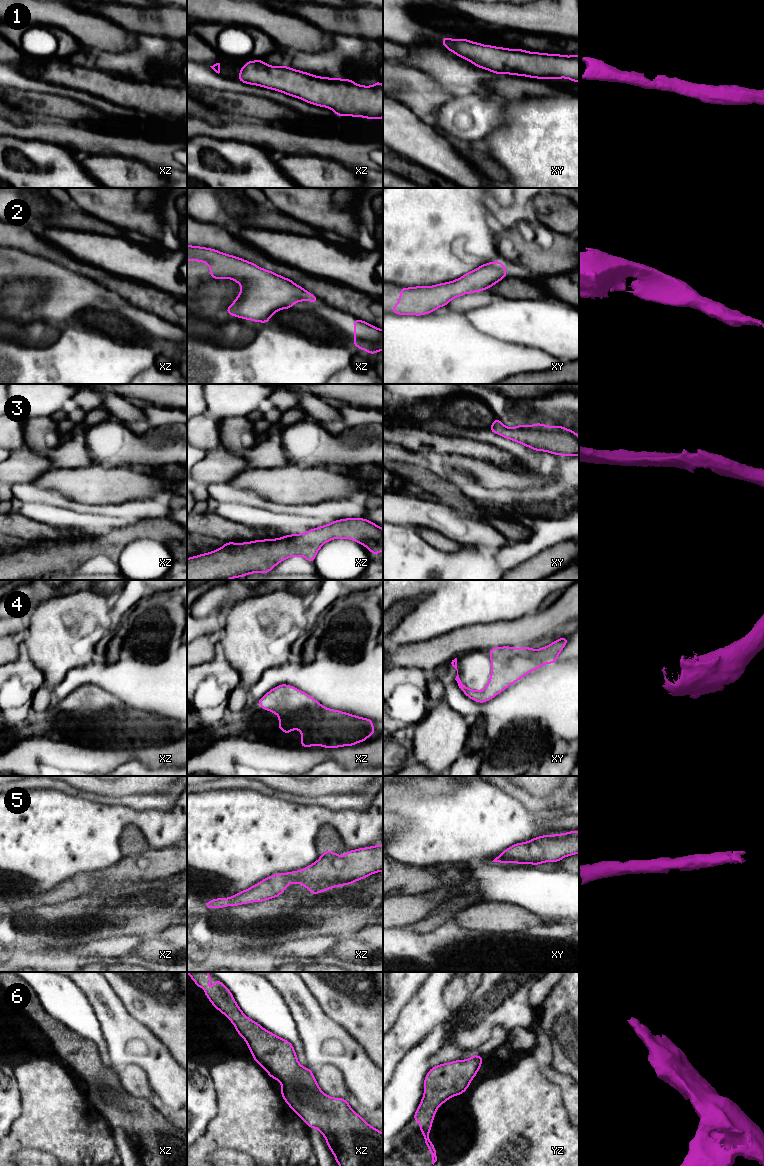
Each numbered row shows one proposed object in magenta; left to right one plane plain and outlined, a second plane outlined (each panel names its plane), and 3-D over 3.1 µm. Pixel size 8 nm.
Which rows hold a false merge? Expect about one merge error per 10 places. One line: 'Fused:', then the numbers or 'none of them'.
Fused: none of them

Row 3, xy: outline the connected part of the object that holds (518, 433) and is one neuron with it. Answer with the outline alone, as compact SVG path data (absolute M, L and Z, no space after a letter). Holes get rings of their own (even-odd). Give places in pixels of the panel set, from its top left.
M495 418L489 430L538 452L579 456L579 436L564 426L547 426L536 423L529 426L519 424L514 428L508 428L498 418Z

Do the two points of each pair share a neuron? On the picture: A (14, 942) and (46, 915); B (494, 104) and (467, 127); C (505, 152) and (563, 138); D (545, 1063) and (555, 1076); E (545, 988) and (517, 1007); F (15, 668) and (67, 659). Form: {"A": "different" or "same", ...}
{"A": "same", "B": "same", "C": "same", "D": "same", "E": "different", "F": "different"}

